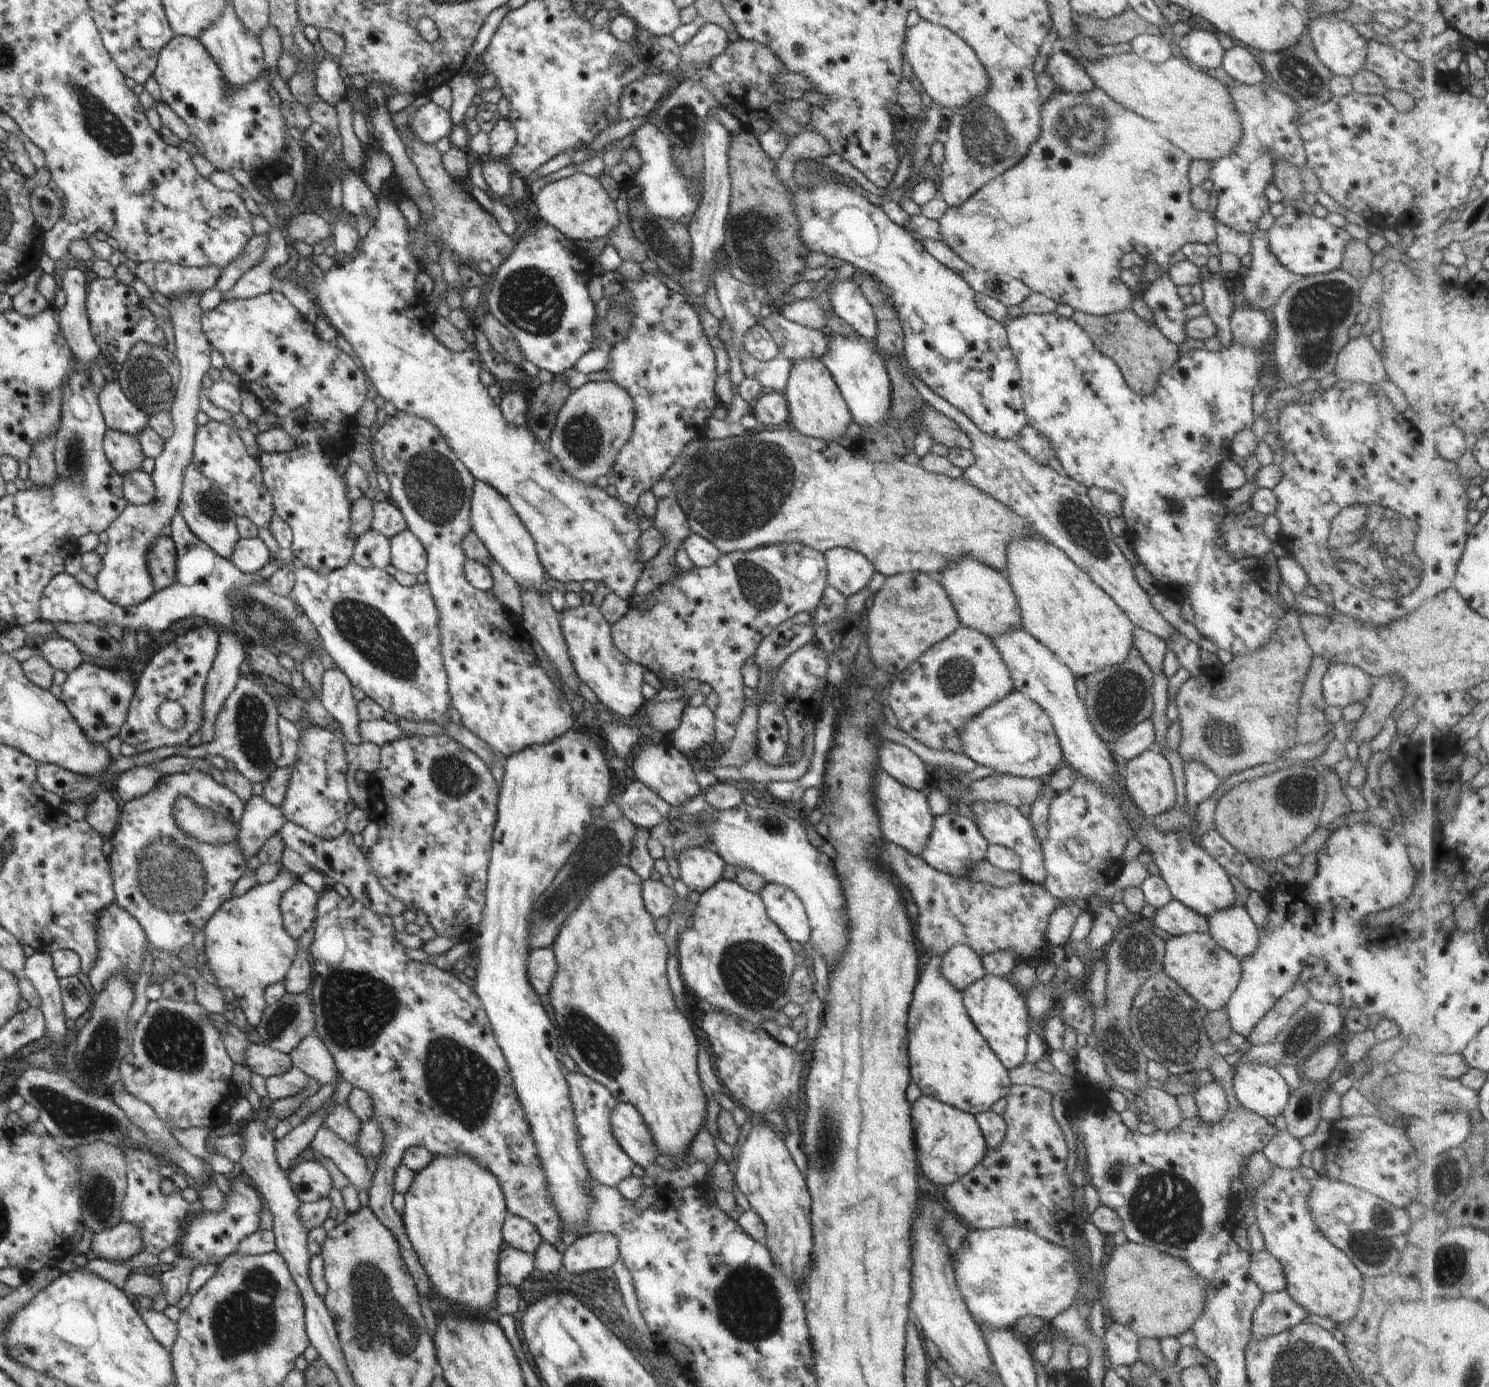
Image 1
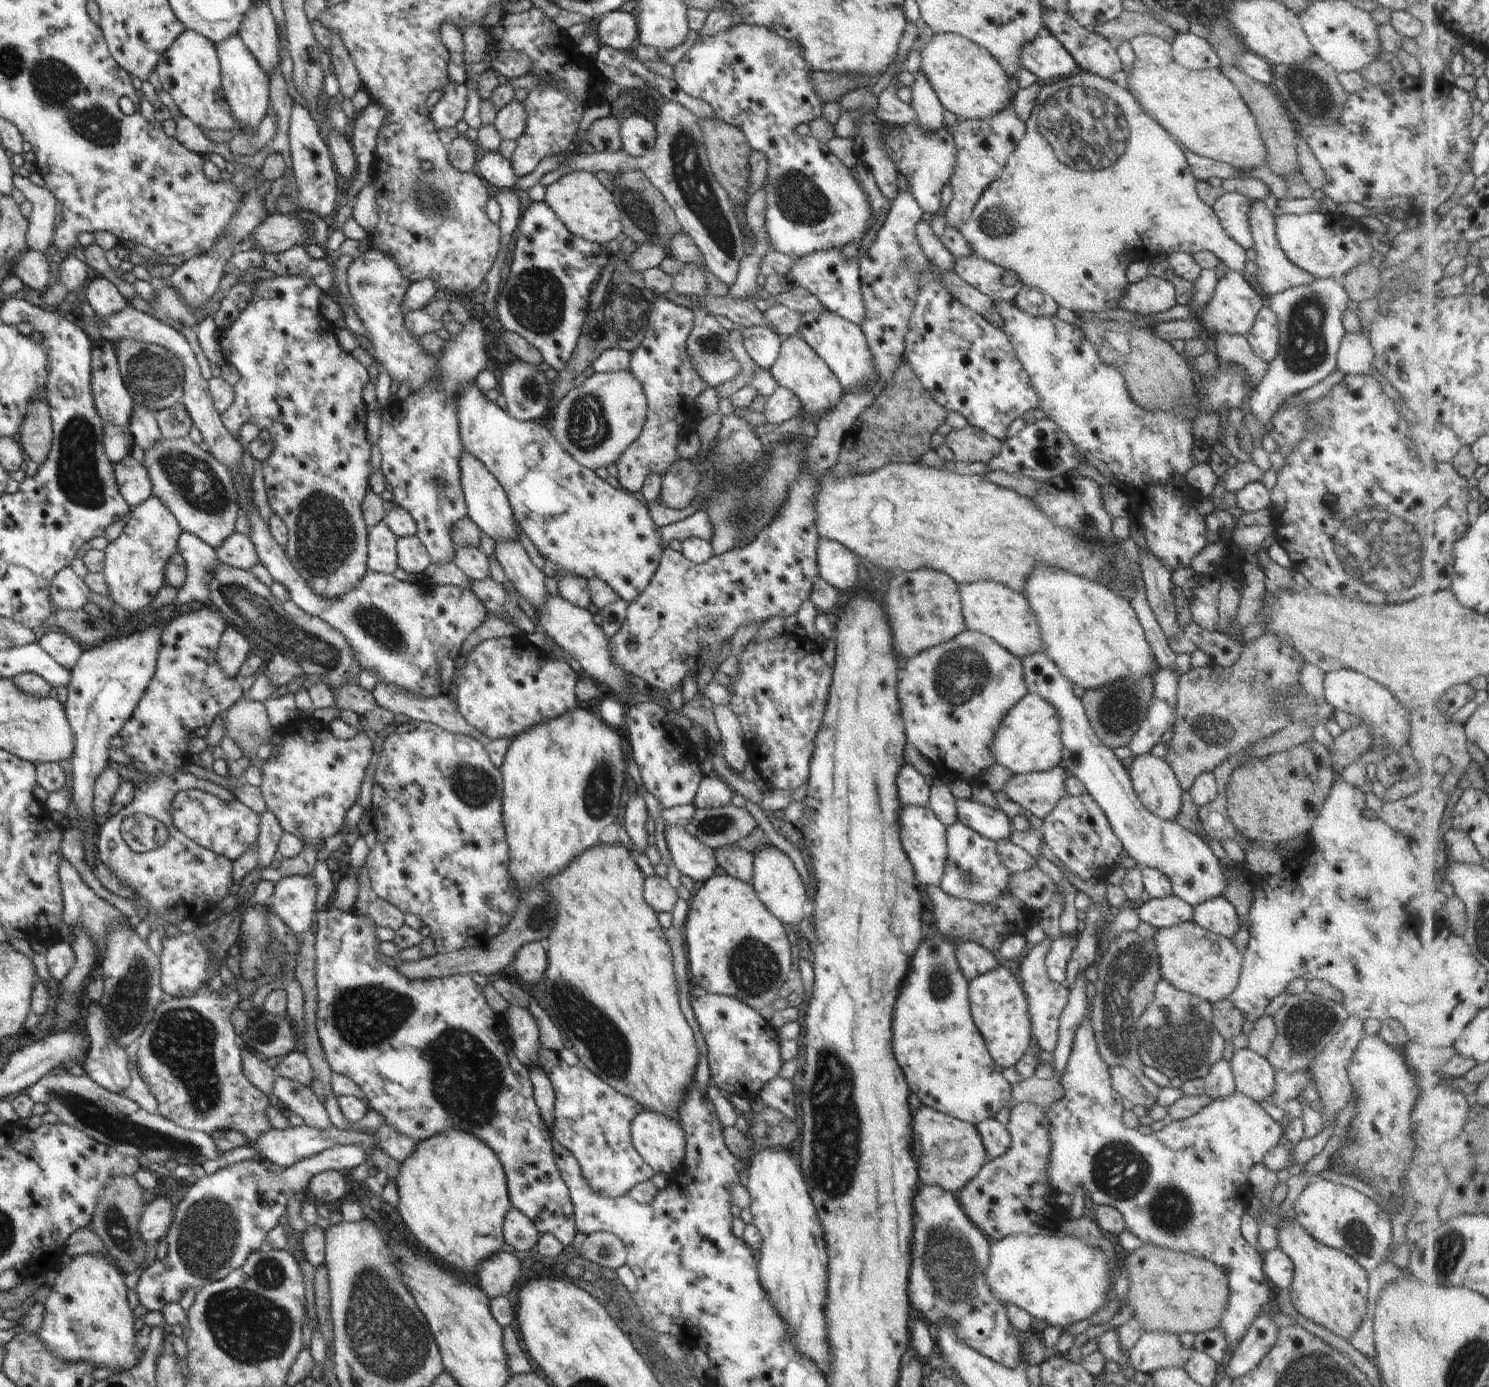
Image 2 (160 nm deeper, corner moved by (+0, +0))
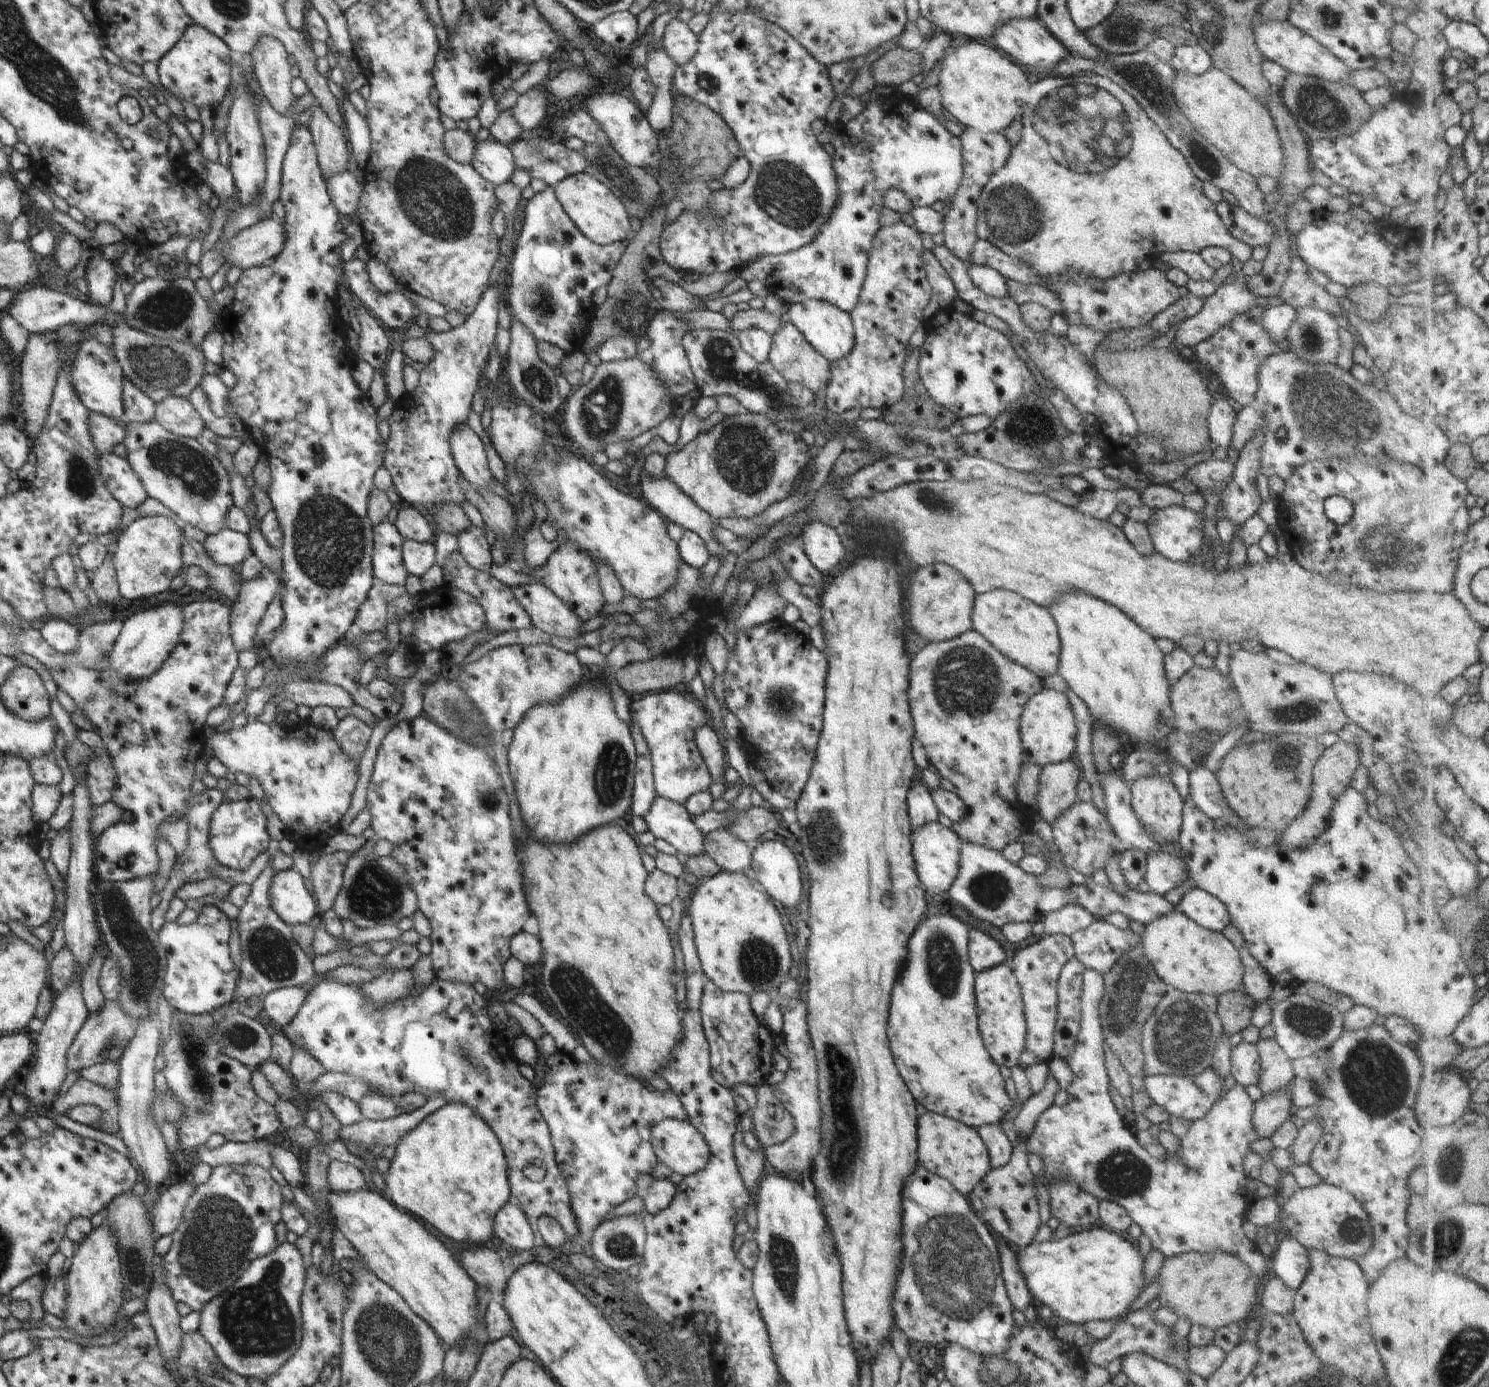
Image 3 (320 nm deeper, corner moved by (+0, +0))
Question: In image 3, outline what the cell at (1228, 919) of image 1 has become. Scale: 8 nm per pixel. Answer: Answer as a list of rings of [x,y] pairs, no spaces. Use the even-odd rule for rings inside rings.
[[[1197,887],[1184,894],[1177,908],[1189,920],[1211,932],[1222,932],[1232,922],[1226,906],[1211,893]]]

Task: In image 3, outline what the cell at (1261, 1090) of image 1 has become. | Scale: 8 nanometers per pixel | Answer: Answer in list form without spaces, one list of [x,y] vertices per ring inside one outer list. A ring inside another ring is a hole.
[[[1241,1043],[1231,1051],[1231,1074],[1240,1086],[1257,1086],[1260,1082],[1261,1063],[1255,1044]]]

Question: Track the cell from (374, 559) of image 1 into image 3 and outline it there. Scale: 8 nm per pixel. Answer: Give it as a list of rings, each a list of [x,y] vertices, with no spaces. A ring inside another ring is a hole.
[[[382,522],[373,528],[373,576],[385,584],[406,584],[409,573],[402,562],[403,540],[396,526],[390,522]]]

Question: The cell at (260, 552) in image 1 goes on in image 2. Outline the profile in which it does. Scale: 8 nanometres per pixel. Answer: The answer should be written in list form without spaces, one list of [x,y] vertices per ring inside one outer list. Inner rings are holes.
[[[236,531],[230,533],[230,536],[227,536],[222,544],[215,548],[215,551],[218,561],[245,571],[259,562],[252,541]]]

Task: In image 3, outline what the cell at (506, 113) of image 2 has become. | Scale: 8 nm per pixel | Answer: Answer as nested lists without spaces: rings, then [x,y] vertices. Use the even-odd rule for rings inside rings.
[[[537,85],[518,98],[516,105],[510,108],[510,112],[518,122],[520,130],[536,131],[543,126],[547,118],[548,97],[550,95],[546,94],[544,85]]]

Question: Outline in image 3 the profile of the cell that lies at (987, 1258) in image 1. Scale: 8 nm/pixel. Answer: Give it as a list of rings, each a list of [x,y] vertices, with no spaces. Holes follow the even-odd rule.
[[[1106,1228],[1076,1229],[1062,1240],[1034,1242],[1015,1253],[1034,1303],[1044,1304],[1062,1324],[1120,1318],[1145,1288],[1144,1256],[1134,1244]]]

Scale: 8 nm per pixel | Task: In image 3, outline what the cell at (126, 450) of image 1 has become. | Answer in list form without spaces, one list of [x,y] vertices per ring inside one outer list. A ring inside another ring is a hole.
[[[90,411],[90,438],[100,454],[112,454],[114,447],[126,438],[126,423]]]

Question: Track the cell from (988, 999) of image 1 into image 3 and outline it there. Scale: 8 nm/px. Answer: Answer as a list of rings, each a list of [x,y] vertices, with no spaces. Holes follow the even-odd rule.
[[[1003,963],[976,973],[974,998],[976,998],[979,1032],[991,1060],[999,1068],[1011,1069],[1019,1065],[1020,1056],[1022,1052],[1025,1052],[1028,1032],[1021,989],[1014,977],[1013,970]]]

